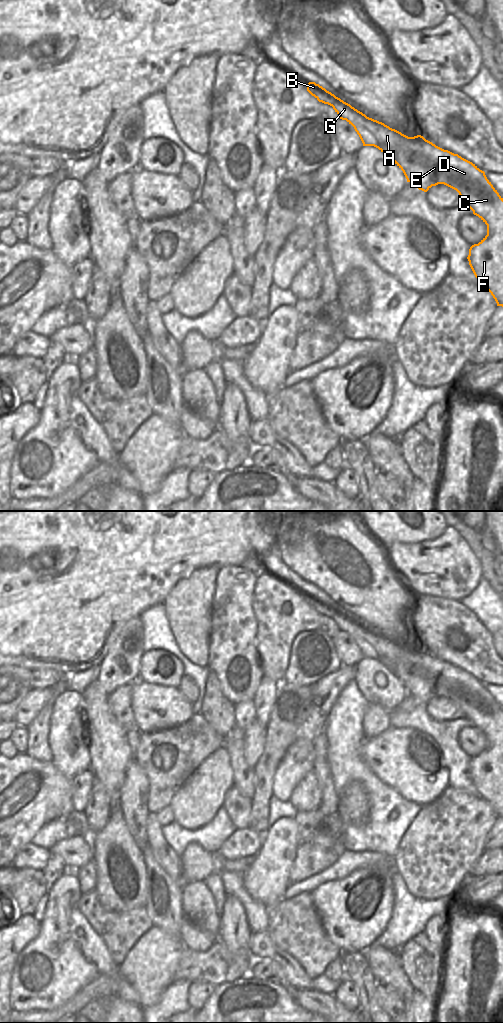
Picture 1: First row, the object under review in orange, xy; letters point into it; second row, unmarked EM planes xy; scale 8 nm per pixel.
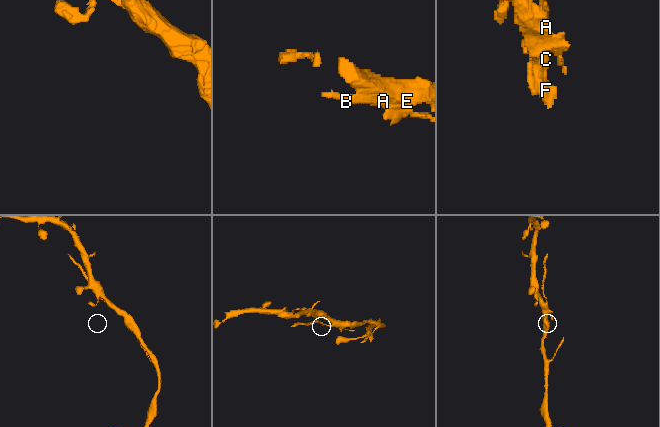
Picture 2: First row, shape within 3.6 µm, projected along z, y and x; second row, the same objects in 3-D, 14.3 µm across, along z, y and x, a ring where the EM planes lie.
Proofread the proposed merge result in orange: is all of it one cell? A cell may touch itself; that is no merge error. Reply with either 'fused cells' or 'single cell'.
fused cells

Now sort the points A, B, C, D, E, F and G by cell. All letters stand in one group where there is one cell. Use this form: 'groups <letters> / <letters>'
groups A B G / C D E F

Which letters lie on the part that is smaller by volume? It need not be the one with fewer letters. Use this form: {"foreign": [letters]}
{"foreign": ["A", "B", "G"]}

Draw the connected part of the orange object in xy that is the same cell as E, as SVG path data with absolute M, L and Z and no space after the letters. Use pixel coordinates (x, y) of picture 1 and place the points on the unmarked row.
M358 636L354 641L363 658L374 658L388 668L403 683L407 694L424 704L438 696L456 702L465 718L487 737L487 747L478 756L470 759L467 771L479 796L491 805L497 818L503 819L503 710L487 691L485 684L472 674L436 658L421 647L414 649L404 647L398 660L388 660L380 658L375 647L364 636Z

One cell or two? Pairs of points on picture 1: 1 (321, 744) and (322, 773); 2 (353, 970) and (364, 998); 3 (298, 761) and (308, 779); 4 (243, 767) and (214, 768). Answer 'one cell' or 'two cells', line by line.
1: one cell
2: one cell
3: two cells
4: two cells

